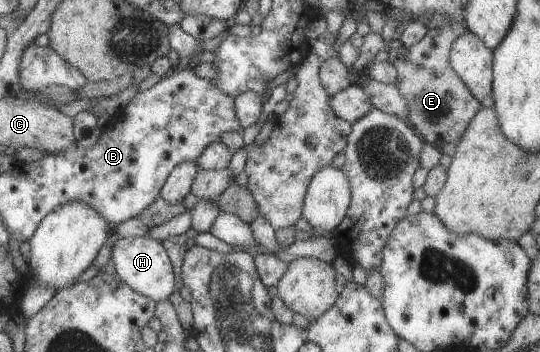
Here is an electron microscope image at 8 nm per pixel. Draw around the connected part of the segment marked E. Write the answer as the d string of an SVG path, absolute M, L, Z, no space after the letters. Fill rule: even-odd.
M446 22L437 28L429 28L418 43L405 47L399 41L389 45L387 61L392 62L396 69L395 87L405 100L408 117L407 122L413 127L424 142L433 144L437 149L451 143L457 145L463 132L467 129L469 120L480 110L482 105L471 95L459 76L448 62L450 47L453 41L467 31L465 22Z

